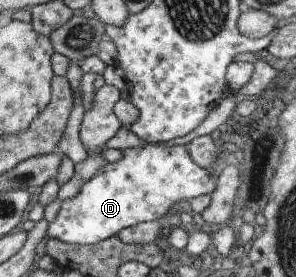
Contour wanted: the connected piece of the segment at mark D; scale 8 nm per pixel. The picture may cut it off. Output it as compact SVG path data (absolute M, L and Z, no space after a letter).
M148 143L147 147L125 149L122 158L109 162L101 172L91 177L87 184L79 190L74 198L61 202L55 219L46 227L48 238L55 238L74 246L91 246L98 241L107 239L120 229L139 222L150 222L159 219L175 201L210 194L216 186L216 174L199 167L185 146L167 147Z

